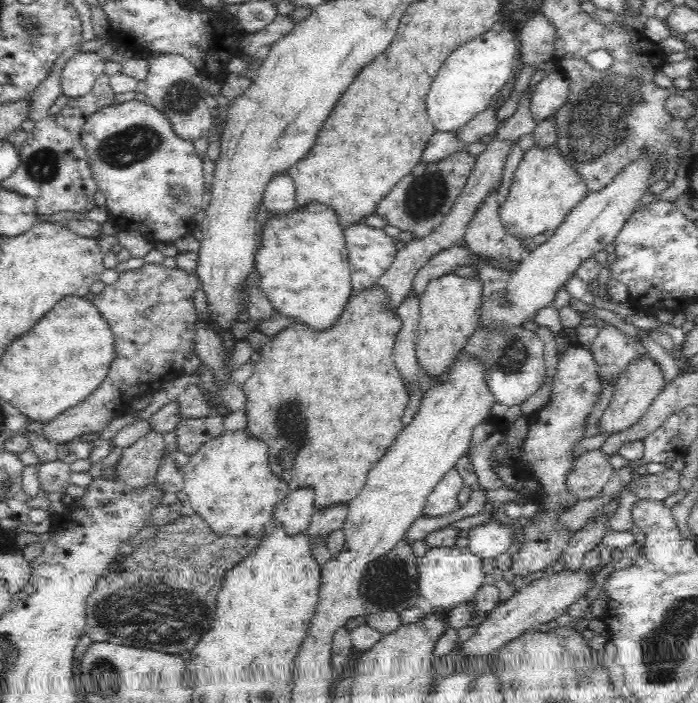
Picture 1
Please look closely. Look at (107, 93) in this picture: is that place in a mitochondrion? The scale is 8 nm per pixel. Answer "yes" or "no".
no

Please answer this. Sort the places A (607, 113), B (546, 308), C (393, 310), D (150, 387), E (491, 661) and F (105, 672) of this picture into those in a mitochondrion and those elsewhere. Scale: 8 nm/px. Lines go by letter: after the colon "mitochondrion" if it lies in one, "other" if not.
A: mitochondrion
B: other
C: other
D: other
E: other
F: mitochondrion

